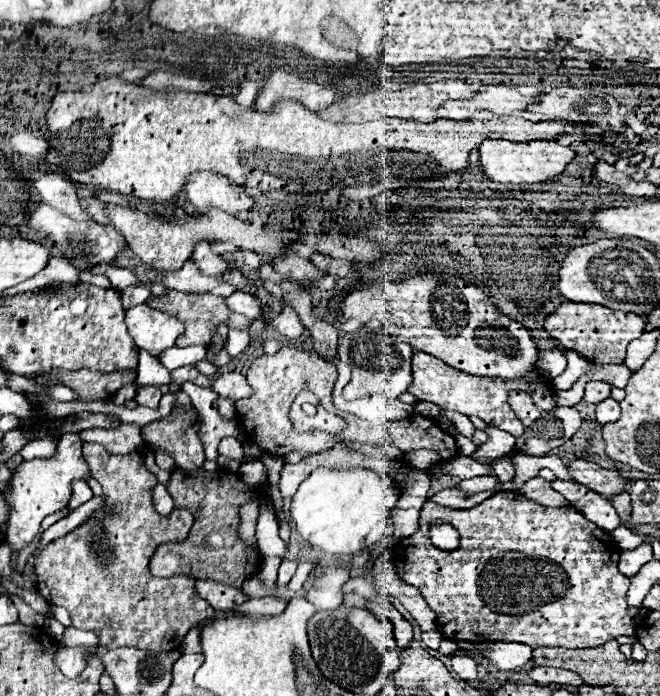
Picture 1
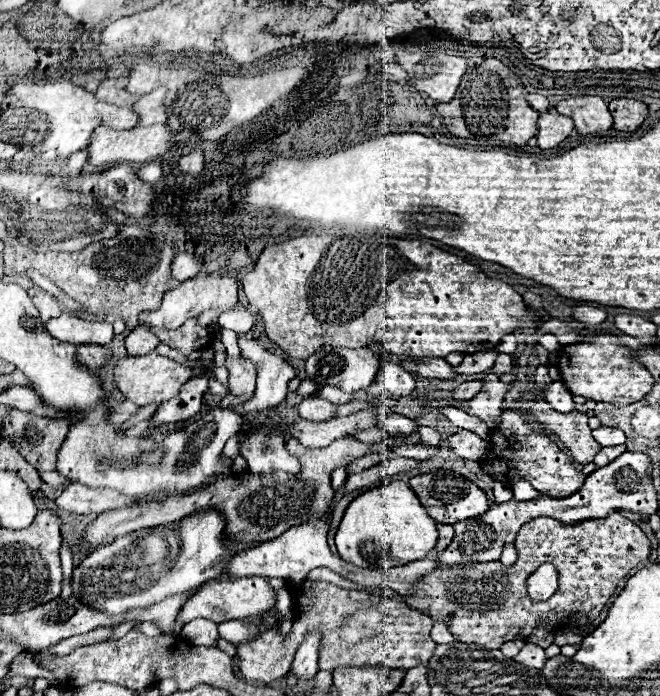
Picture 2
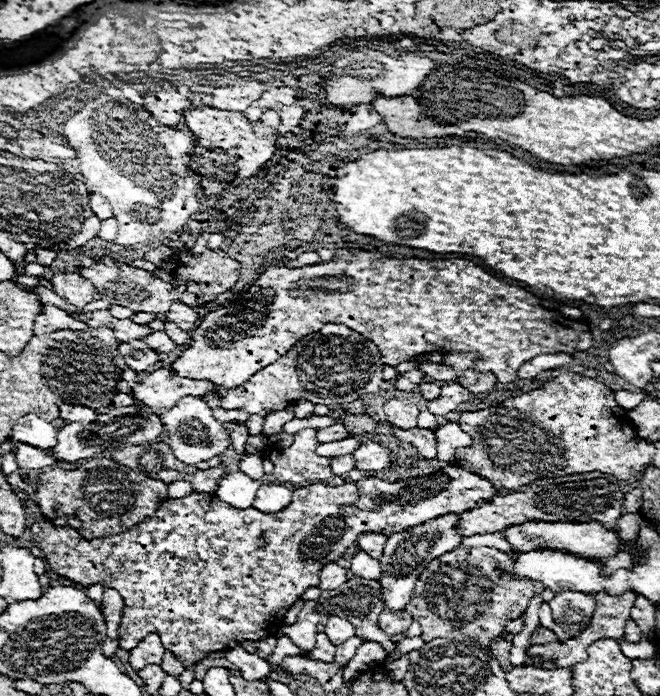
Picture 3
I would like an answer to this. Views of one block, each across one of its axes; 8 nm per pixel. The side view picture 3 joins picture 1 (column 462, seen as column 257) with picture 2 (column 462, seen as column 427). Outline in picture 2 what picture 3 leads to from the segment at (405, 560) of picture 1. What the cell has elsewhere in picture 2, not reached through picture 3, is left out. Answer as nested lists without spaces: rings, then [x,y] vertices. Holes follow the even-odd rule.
[[[436,470],[432,474],[414,476],[408,484],[418,494],[428,516],[440,524],[456,524],[456,522],[480,516],[480,514],[488,512],[488,508],[490,508],[486,494],[472,480],[466,480],[464,476],[460,476],[458,472],[452,472],[452,470]]]

